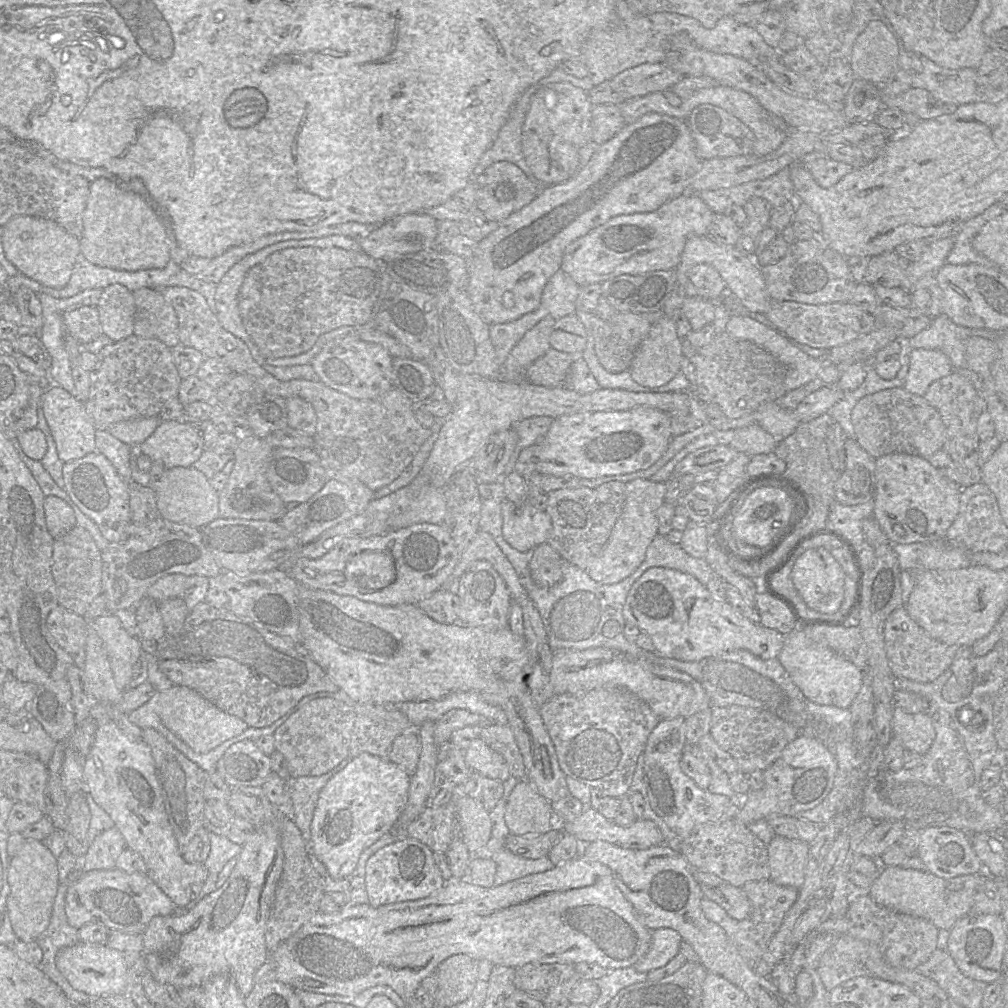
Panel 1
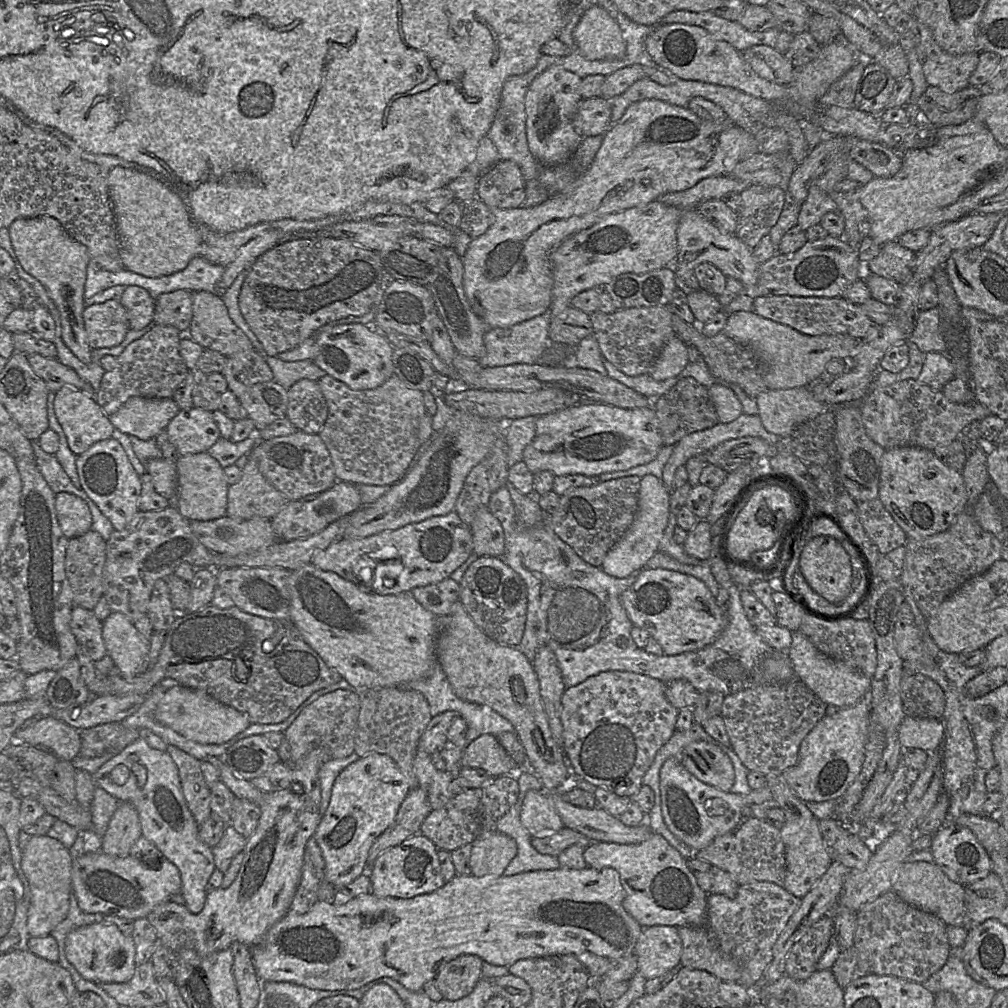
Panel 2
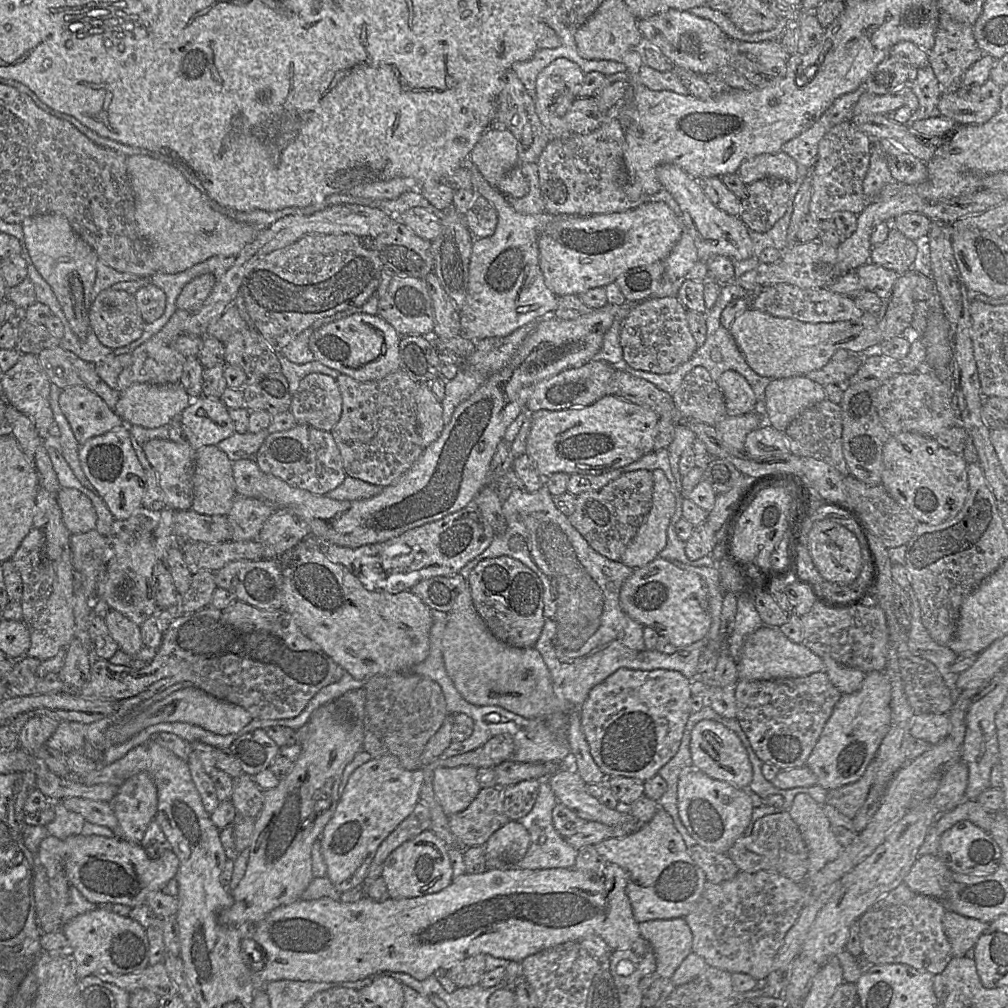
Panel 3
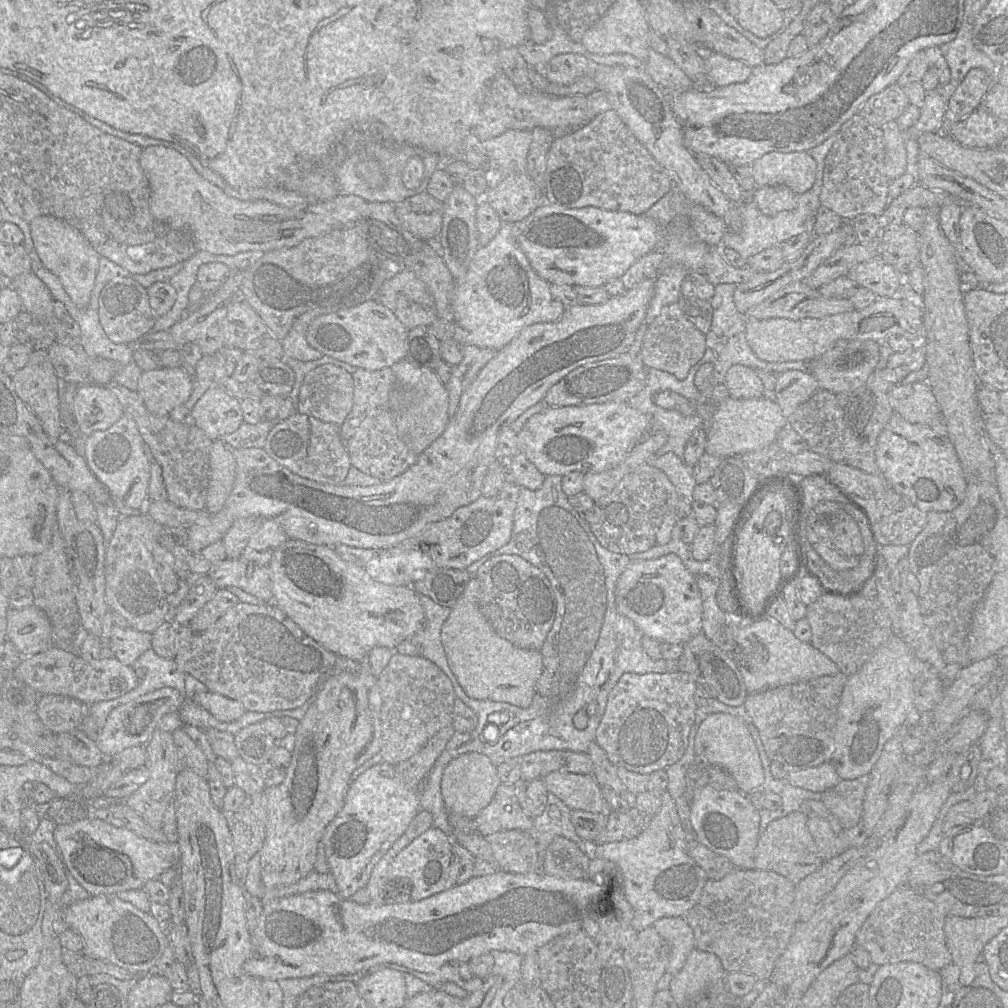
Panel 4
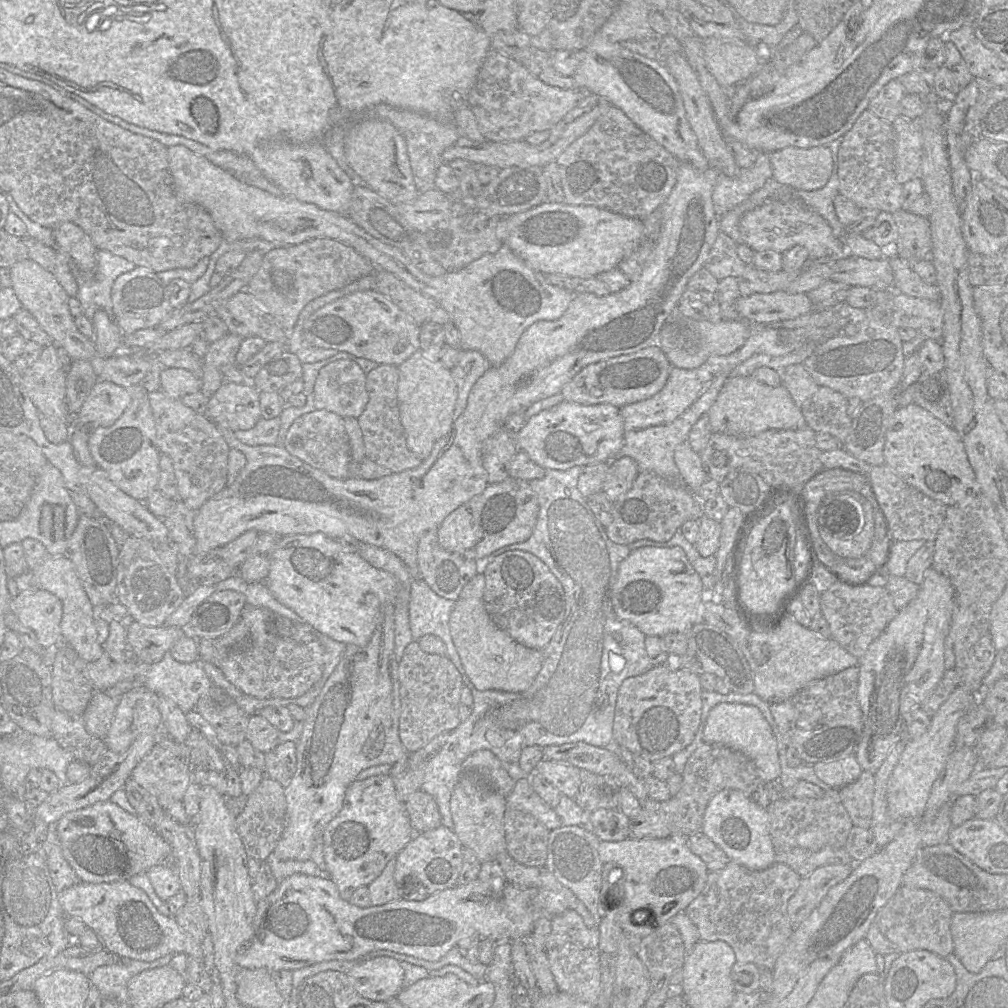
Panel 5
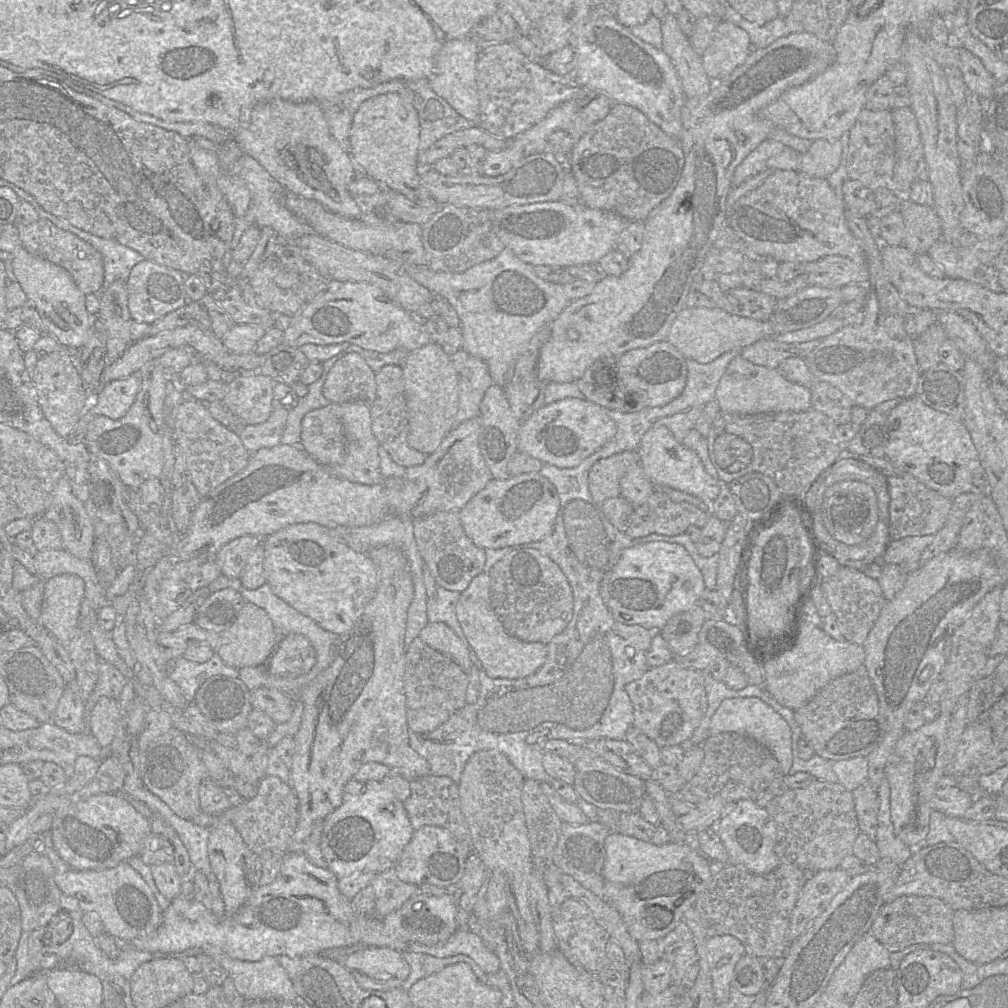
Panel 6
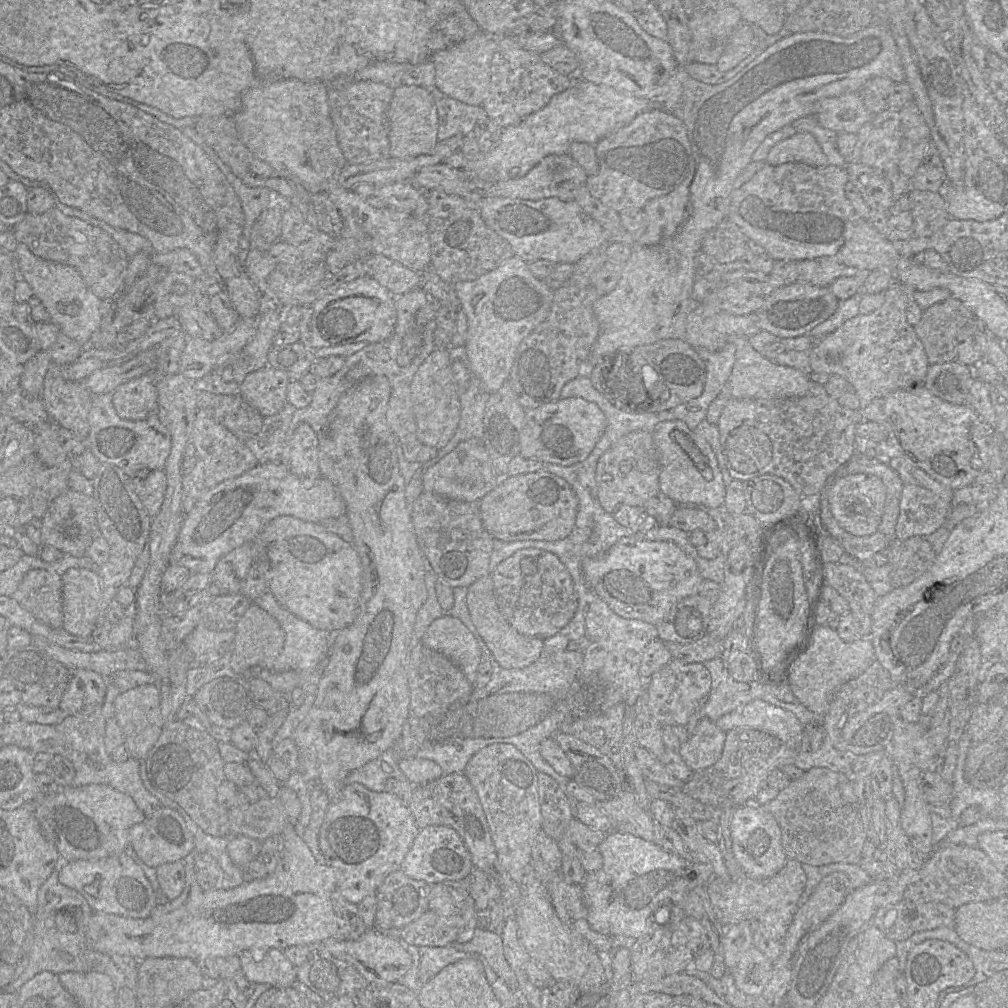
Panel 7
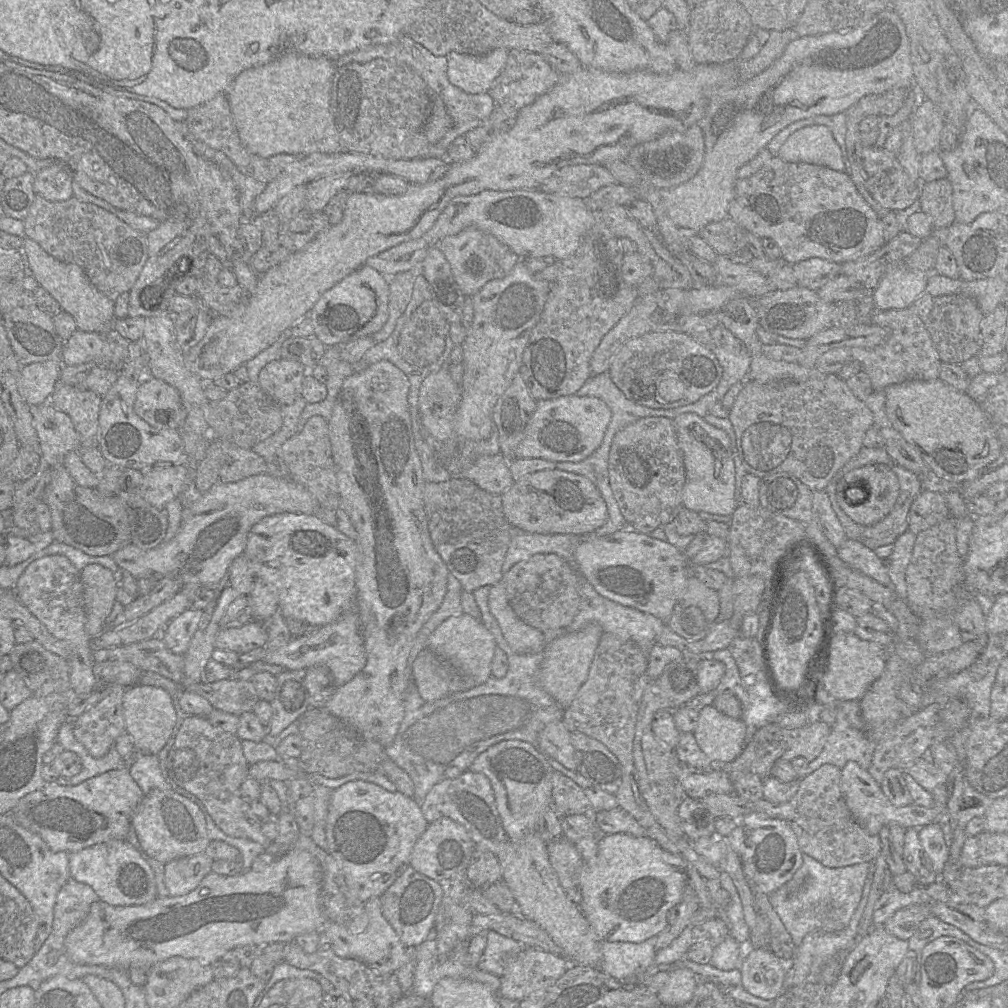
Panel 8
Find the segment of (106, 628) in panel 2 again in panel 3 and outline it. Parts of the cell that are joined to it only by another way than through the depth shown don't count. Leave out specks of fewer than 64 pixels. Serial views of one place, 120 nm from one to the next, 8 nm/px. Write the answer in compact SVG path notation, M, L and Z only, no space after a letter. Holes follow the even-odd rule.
M110 609L105 617L105 623L119 649L131 658L144 647L140 627L120 612Z

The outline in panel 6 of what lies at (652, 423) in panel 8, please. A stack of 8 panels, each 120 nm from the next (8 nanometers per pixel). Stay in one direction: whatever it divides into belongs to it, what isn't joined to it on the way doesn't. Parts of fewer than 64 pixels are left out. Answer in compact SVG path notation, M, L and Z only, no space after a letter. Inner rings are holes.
M637 450L624 451L596 462L588 475L588 489L597 505L620 497L620 481L628 469L639 464Z

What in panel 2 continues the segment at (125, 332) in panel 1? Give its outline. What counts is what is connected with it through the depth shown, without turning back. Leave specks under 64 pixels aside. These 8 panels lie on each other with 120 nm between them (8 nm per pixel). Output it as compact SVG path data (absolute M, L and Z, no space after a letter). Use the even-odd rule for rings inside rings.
M126 286L119 298L125 307L130 330L141 330L152 323L155 311L155 299L139 286Z

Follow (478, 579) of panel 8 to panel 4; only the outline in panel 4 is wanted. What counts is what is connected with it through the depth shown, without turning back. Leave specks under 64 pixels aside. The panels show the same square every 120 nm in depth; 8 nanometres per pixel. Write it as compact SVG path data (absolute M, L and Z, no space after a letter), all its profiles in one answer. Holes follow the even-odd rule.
M434 567L412 587L417 595L427 596L440 606L452 608L471 577L467 570Z

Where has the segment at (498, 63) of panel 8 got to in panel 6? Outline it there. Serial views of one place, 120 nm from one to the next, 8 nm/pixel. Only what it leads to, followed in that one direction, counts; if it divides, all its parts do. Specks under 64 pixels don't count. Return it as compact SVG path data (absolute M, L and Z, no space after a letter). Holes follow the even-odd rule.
M473 37L453 39L446 42L436 56L435 66L429 78L432 90L461 116L479 124L480 102L476 83L476 66L481 47Z

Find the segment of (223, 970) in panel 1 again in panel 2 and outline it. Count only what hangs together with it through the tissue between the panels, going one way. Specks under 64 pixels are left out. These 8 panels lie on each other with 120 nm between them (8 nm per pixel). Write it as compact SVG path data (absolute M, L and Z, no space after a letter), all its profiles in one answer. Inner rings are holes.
M320 745L314 746L301 761L292 766L292 780L287 788L273 790L263 795L258 825L254 833L246 839L242 852L244 858L235 880L228 888L210 889L204 907L199 913L192 914L184 905L167 901L155 907L145 917L155 928L157 944L173 951L188 946L200 956L230 948L235 941L252 948L264 938L277 921L288 913L301 879L307 841L313 838L323 816L319 811L321 790L318 772L326 761L328 761L328 749Z

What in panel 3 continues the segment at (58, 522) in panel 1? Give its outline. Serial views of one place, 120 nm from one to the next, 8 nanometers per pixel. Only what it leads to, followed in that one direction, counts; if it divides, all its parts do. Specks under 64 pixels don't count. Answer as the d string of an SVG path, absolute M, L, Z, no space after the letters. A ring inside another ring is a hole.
M61 488L56 499L63 522L72 535L96 530L96 511L92 502L83 493L76 489Z

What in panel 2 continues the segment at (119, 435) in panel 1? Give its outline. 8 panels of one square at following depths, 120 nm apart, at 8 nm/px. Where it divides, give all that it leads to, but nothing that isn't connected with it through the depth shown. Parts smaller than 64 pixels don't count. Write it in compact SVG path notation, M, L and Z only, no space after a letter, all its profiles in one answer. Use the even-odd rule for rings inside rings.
M131 397L109 419L116 430L141 440L150 440L162 433L179 412L173 398Z

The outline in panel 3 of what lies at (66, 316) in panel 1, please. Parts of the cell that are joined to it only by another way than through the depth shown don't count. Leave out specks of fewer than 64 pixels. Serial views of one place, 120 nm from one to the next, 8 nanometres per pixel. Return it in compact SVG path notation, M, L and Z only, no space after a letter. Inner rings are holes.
M102 290L90 306L90 329L111 349L124 347L140 338L146 324L134 295L123 290Z

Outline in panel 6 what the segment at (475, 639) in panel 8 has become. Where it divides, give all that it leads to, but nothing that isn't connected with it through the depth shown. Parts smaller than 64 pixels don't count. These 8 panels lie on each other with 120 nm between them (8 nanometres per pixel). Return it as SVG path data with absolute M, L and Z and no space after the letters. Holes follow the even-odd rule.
M428 623L420 632L420 638L432 649L441 652L456 662L468 675L474 665L467 644L446 624Z

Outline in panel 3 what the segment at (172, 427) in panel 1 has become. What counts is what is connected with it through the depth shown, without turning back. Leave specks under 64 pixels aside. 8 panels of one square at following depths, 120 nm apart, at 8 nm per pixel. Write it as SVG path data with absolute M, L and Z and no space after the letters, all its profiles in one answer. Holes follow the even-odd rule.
M199 396L178 417L186 441L195 449L217 445L235 432L229 410L220 398Z

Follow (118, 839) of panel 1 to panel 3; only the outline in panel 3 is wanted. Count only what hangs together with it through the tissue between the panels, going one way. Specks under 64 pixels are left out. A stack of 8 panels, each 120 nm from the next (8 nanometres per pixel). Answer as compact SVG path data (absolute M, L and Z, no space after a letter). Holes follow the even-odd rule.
M147 772L128 778L109 802L118 820L118 835L139 844L157 813L157 788Z

